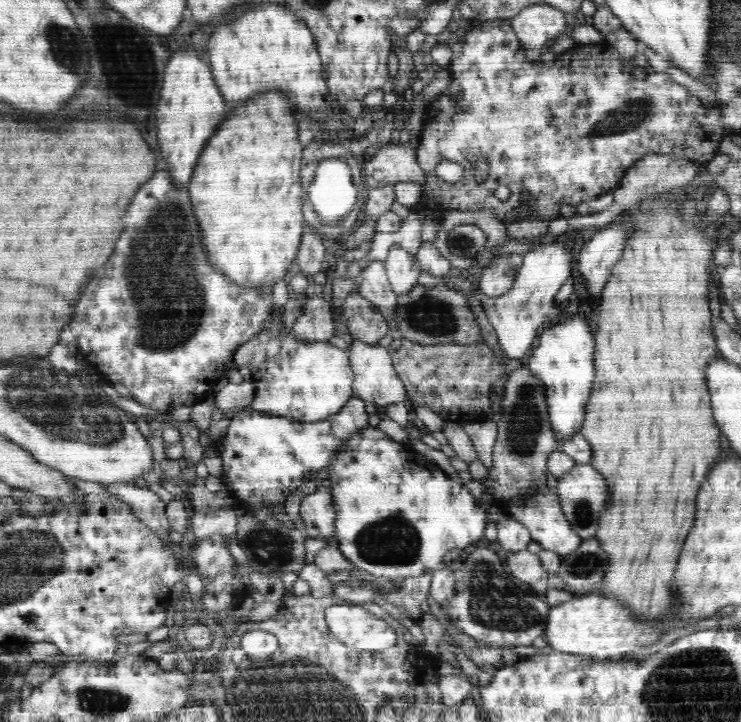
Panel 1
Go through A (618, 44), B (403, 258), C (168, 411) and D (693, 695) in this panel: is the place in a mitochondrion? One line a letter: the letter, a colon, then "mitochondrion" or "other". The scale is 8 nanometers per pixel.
A: other
B: other
C: other
D: mitochondrion

